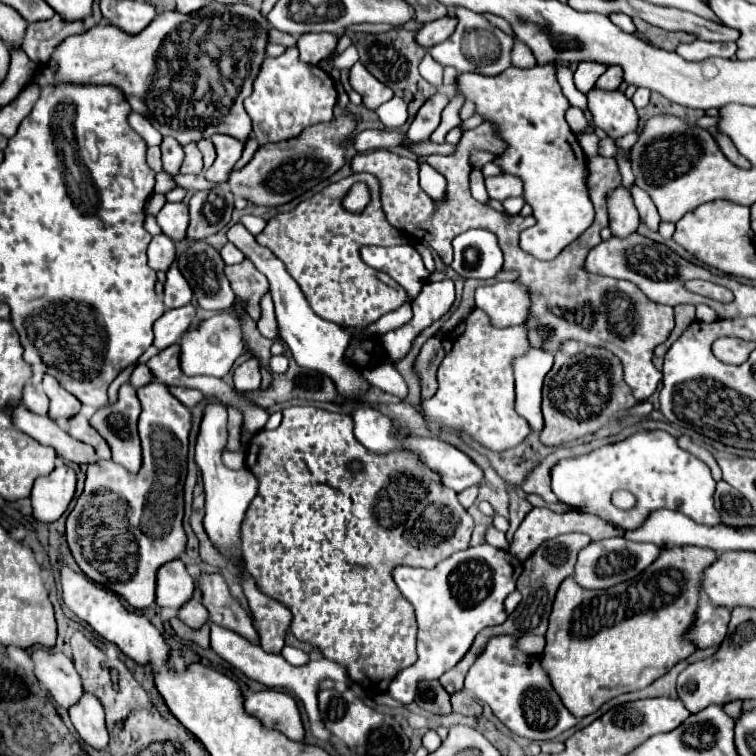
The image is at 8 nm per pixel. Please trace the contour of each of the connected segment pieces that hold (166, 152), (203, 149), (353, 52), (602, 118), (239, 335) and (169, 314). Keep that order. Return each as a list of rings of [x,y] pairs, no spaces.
[[[164,137],[160,143],[162,149],[162,163],[164,163],[164,171],[170,175],[176,175],[180,171],[182,159],[184,159],[184,149],[176,139]]]
[[[200,139],[196,145],[198,145],[200,153],[204,155],[204,169],[208,169],[208,167],[214,163],[214,157],[216,157],[214,145],[212,145],[212,141],[210,141],[210,139]]]
[[[351,45],[341,55],[333,59],[330,64],[339,70],[350,69],[359,60],[357,49]]]
[[[592,89],[588,93],[588,109],[592,111],[596,127],[612,139],[620,139],[638,129],[636,107],[620,91]]]
[[[244,301],[236,303],[232,313],[218,313],[206,321],[200,323],[198,329],[188,331],[188,335],[184,335],[182,339],[182,353],[180,353],[180,367],[186,375],[194,377],[194,375],[210,375],[210,377],[224,377],[232,365],[236,363],[236,359],[246,351],[246,339],[244,339],[244,331],[240,327],[240,317],[246,311]]]
[[[186,305],[180,309],[166,311],[156,323],[154,323],[154,345],[158,349],[166,349],[180,341],[180,337],[186,333],[190,323],[194,321],[196,309],[194,305]]]

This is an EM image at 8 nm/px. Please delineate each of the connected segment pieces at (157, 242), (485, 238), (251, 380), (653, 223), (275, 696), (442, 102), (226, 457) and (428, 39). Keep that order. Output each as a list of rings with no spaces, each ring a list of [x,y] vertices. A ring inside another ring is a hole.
[[[160,233],[160,235],[152,237],[152,241],[148,245],[148,265],[154,271],[168,271],[174,257],[176,257],[174,243],[166,235]]]
[[[470,229],[462,235],[458,235],[454,239],[454,261],[452,261],[452,269],[464,277],[464,279],[490,279],[494,277],[500,269],[502,269],[502,251],[498,247],[498,241],[496,237],[490,233],[490,231],[484,231],[484,229]],[[470,249],[476,249],[478,251],[478,261],[472,265],[468,259],[466,259],[466,251]]]
[[[252,357],[234,369],[234,387],[238,391],[258,391],[260,383],[262,377],[257,358]]]
[[[634,185],[634,187],[632,187],[632,199],[634,199],[634,205],[636,205],[638,213],[640,213],[642,223],[644,223],[650,231],[658,231],[658,227],[660,227],[660,215],[658,215],[658,211],[656,211],[654,203],[650,201],[648,193],[642,191],[642,189],[638,189],[638,187]]]
[[[258,691],[244,699],[244,709],[264,723],[266,729],[284,733],[292,741],[302,741],[304,727],[296,701],[284,691]]]
[[[438,93],[434,97],[430,97],[418,111],[416,119],[412,121],[410,129],[408,129],[408,139],[412,143],[420,143],[420,141],[428,141],[428,137],[432,135],[432,131],[440,125],[440,113],[442,109],[448,105],[448,97],[444,93]]]
[[[243,449],[239,450],[235,453],[231,453],[230,451],[224,450],[222,453],[223,463],[230,469],[238,470],[245,466],[245,451]]]
[[[442,17],[438,21],[426,23],[416,31],[416,43],[428,51],[428,47],[434,47],[446,41],[454,33],[454,27],[456,27],[456,19],[450,19],[450,17]]]

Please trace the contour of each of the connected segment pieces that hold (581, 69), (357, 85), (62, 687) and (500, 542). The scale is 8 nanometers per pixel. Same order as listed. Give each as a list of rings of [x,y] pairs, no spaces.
[[[590,61],[578,63],[578,69],[574,71],[576,89],[582,93],[588,93],[594,87],[594,83],[598,81],[598,77],[602,75],[602,71],[606,71],[606,67],[600,63],[590,63]]]
[[[356,63],[350,69],[350,85],[356,93],[362,95],[362,105],[370,111],[376,111],[382,103],[386,103],[390,97],[394,97],[390,87],[386,87],[378,79],[374,79],[374,75],[370,75],[362,63]]]
[[[34,647],[30,657],[34,661],[34,675],[42,685],[48,687],[54,701],[68,709],[80,699],[82,681],[70,657],[54,649],[48,651],[44,647]]]
[[[488,525],[486,529],[486,543],[488,545],[494,545],[498,549],[508,549],[508,541],[506,541],[506,535],[502,531],[498,531],[494,525]]]

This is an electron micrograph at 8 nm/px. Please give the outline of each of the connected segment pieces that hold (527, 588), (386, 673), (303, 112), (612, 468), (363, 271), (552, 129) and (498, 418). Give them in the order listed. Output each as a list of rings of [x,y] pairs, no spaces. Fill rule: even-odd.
[[[568,533],[568,535],[560,535],[556,539],[548,539],[546,543],[542,543],[524,563],[524,571],[518,579],[518,591],[522,593],[522,601],[518,603],[518,607],[508,615],[508,619],[502,623],[502,625],[496,625],[496,627],[488,627],[484,629],[482,633],[478,633],[476,641],[472,643],[470,651],[462,657],[462,661],[452,667],[450,671],[446,671],[442,677],[440,677],[440,683],[444,685],[444,689],[448,693],[458,693],[464,689],[464,677],[466,677],[466,671],[472,667],[472,663],[478,659],[478,655],[486,649],[486,643],[488,639],[492,639],[494,635],[516,635],[516,637],[522,637],[522,635],[544,635],[546,633],[546,627],[548,627],[548,615],[550,615],[550,607],[552,607],[552,601],[554,601],[554,595],[556,595],[556,589],[558,585],[570,577],[574,573],[574,563],[576,563],[576,553],[586,547],[590,543],[590,537],[588,535],[580,535],[580,533]]]
[[[304,405],[304,407],[288,407],[288,409],[284,409],[284,411],[282,411],[282,415],[284,415],[284,417],[282,417],[282,423],[280,423],[280,427],[278,427],[278,429],[274,429],[274,431],[260,431],[260,433],[256,433],[256,435],[254,435],[254,441],[250,441],[250,445],[248,445],[248,455],[246,455],[246,467],[248,467],[248,469],[250,469],[250,471],[252,471],[252,473],[254,473],[254,475],[256,475],[256,477],[258,477],[258,481],[260,481],[260,487],[258,487],[258,495],[256,495],[256,499],[254,499],[254,501],[252,501],[252,503],[250,503],[250,507],[248,507],[248,511],[246,511],[246,517],[244,517],[244,523],[242,523],[242,531],[240,531],[240,547],[242,547],[242,557],[244,557],[244,565],[246,565],[246,569],[248,569],[248,573],[250,573],[250,575],[252,575],[252,577],[254,577],[254,579],[256,579],[256,583],[258,583],[258,587],[260,587],[260,591],[264,591],[264,593],[266,593],[266,595],[268,595],[268,597],[272,597],[272,599],[276,599],[276,601],[280,601],[280,603],[282,603],[282,605],[286,605],[286,607],[288,607],[288,609],[290,609],[290,611],[292,611],[292,623],[290,623],[290,631],[292,631],[292,633],[294,633],[294,637],[296,637],[296,639],[300,639],[300,641],[306,641],[306,643],[310,643],[310,645],[314,645],[314,647],[320,647],[320,651],[322,651],[322,653],[324,653],[324,657],[326,657],[326,659],[330,659],[330,661],[336,661],[336,663],[342,663],[342,665],[344,665],[344,667],[346,667],[346,671],[348,671],[348,677],[350,677],[350,681],[352,681],[352,683],[358,683],[358,685],[362,685],[362,687],[364,687],[364,689],[366,689],[366,691],[368,691],[368,689],[372,689],[372,691],[374,691],[374,693],[384,693],[384,691],[388,691],[388,685],[390,685],[390,681],[392,681],[392,679],[394,679],[394,677],[396,677],[396,675],[398,675],[398,673],[400,673],[400,671],[402,671],[402,669],[406,669],[406,667],[410,667],[410,665],[414,665],[414,663],[416,663],[416,661],[418,661],[418,653],[416,653],[416,619],[414,619],[414,609],[412,609],[412,605],[410,605],[410,603],[408,603],[408,601],[407,601],[407,600],[406,600],[406,599],[405,599],[405,598],[404,598],[404,597],[403,597],[403,596],[402,596],[402,594],[401,594],[401,593],[400,593],[400,591],[398,591],[398,587],[396,587],[396,583],[392,583],[392,575],[390,575],[390,571],[392,571],[392,567],[394,567],[394,565],[410,565],[410,567],[426,567],[426,569],[430,569],[430,567],[434,567],[434,565],[438,565],[438,563],[440,563],[440,561],[442,561],[442,559],[448,559],[448,557],[450,557],[450,555],[452,555],[452,553],[456,553],[456,551],[462,551],[462,549],[466,549],[466,547],[468,547],[468,545],[470,545],[470,535],[472,535],[472,529],[474,529],[474,521],[472,521],[472,517],[470,517],[470,515],[468,515],[468,511],[466,511],[466,509],[464,509],[464,507],[462,507],[462,505],[460,505],[460,503],[458,503],[458,499],[456,499],[456,493],[454,493],[454,491],[450,491],[450,489],[446,489],[446,487],[444,487],[444,485],[442,485],[442,483],[440,483],[440,479],[438,479],[438,475],[436,475],[436,473],[434,473],[434,471],[430,471],[430,469],[426,469],[426,467],[424,467],[424,465],[420,465],[420,461],[418,461],[418,459],[416,459],[416,455],[412,455],[412,453],[406,453],[406,451],[396,451],[396,453],[390,453],[390,455],[376,455],[376,453],[372,453],[372,451],[368,451],[368,449],[366,449],[366,447],[362,447],[362,445],[360,445],[360,443],[358,443],[358,441],[356,441],[356,437],[354,437],[354,433],[353,433],[353,427],[354,427],[354,423],[353,423],[353,419],[352,419],[352,417],[351,417],[351,416],[350,416],[350,415],[346,415],[346,414],[340,414],[340,413],[334,413],[334,412],[330,412],[330,411],[327,411],[327,410],[324,410],[324,409],[320,409],[320,408],[318,408],[318,407],[313,407],[313,406],[312,406],[312,405]],[[354,459],[356,459],[356,461],[360,461],[360,463],[362,463],[362,465],[364,465],[364,469],[362,469],[362,471],[360,471],[360,473],[352,473],[352,471],[348,471],[348,467],[346,467],[346,465],[348,465],[348,463],[350,463],[350,461],[354,461]],[[412,481],[418,481],[418,483],[420,483],[420,503],[416,503],[416,499],[418,499],[418,497],[416,497],[416,493],[414,493],[414,497],[412,497],[412,487],[410,487],[410,485],[412,485]],[[408,497],[410,497],[410,499],[414,499],[414,503],[408,503],[408,501],[406,501],[406,499],[408,499]]]
[[[288,47],[280,57],[266,57],[254,81],[252,95],[244,99],[244,109],[252,119],[252,131],[258,145],[286,141],[298,137],[310,125],[328,123],[334,117],[334,105],[334,79],[320,67],[302,63],[296,47]]]
[[[640,431],[620,443],[604,445],[588,455],[562,459],[552,473],[554,493],[562,503],[600,519],[608,519],[624,531],[642,527],[646,515],[658,509],[680,511],[700,525],[712,527],[722,523],[712,501],[716,481],[712,479],[708,465],[680,449],[676,439],[666,431]],[[620,489],[630,491],[636,497],[636,505],[630,511],[622,511],[612,505],[612,493]]]
[[[354,173],[338,183],[328,185],[314,197],[298,203],[296,209],[272,217],[256,241],[278,255],[290,277],[294,277],[294,281],[300,285],[312,311],[326,321],[360,329],[368,323],[374,323],[388,311],[398,309],[406,301],[406,291],[386,273],[382,273],[382,279],[376,277],[380,271],[362,263],[358,253],[362,245],[390,247],[404,243],[404,235],[388,223],[382,211],[380,187],[374,175]],[[358,181],[364,181],[370,187],[372,197],[366,205],[366,211],[352,215],[342,207],[342,199]]]
[[[550,61],[530,69],[510,67],[496,77],[466,73],[456,79],[456,91],[476,105],[474,113],[492,123],[496,137],[506,143],[506,149],[494,159],[500,171],[522,179],[524,201],[532,207],[536,225],[520,233],[520,247],[542,261],[554,259],[594,221],[590,187],[586,185],[586,155],[566,123],[570,101],[556,79],[556,65]]]
[[[474,309],[454,331],[450,331],[442,347],[446,351],[437,370],[440,387],[432,399],[422,401],[422,413],[432,435],[442,427],[466,433],[472,441],[490,451],[506,451],[524,441],[530,433],[528,423],[514,411],[514,359],[526,355],[528,339],[524,327],[492,327],[488,317]]]

